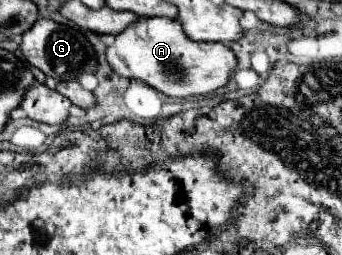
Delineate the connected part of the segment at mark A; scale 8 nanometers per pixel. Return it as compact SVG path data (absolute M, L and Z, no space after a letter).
M138 18L120 34L114 36L114 44L106 48L106 60L110 68L124 78L136 78L144 84L152 86L154 90L170 96L170 98L188 98L188 96L204 96L228 84L230 74L236 70L236 56L234 52L222 42L190 42L184 38L182 26L170 18Z

